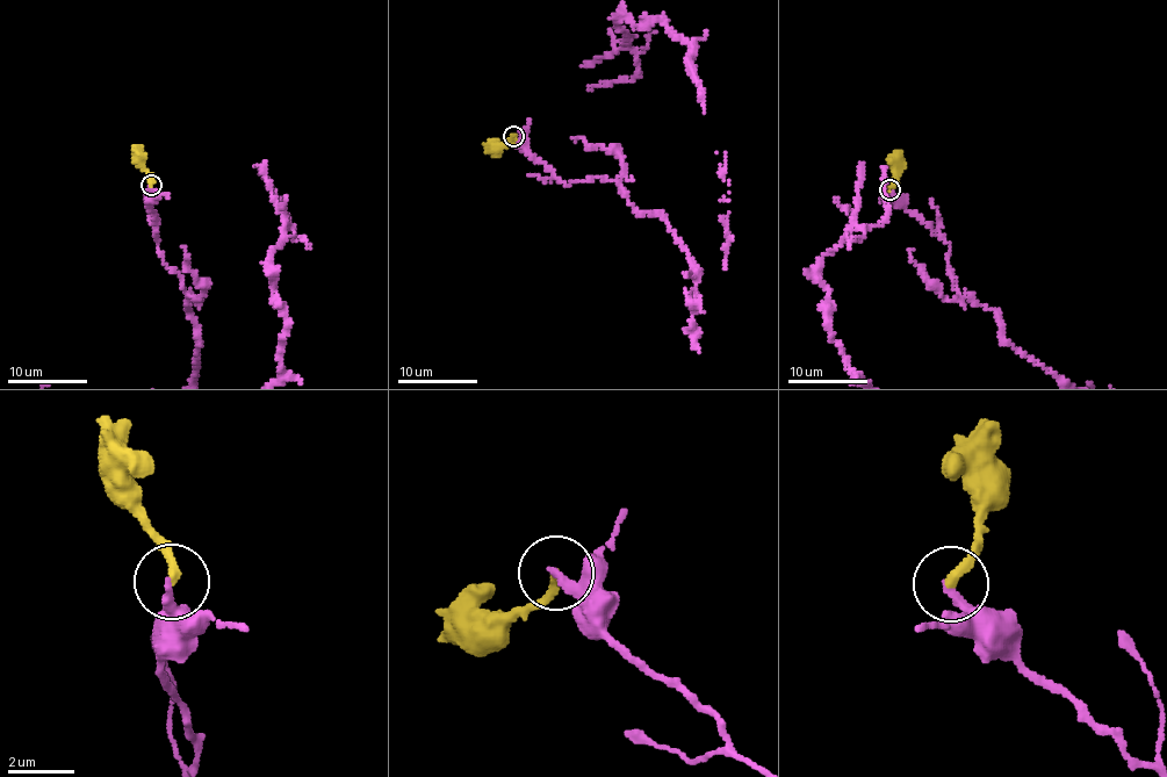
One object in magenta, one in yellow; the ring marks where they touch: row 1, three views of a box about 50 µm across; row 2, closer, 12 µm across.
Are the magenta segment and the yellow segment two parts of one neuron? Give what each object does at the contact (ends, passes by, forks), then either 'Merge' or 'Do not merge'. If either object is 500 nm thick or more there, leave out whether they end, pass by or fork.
At the ring magenta ends. At the ring yellow ends. Do not merge

